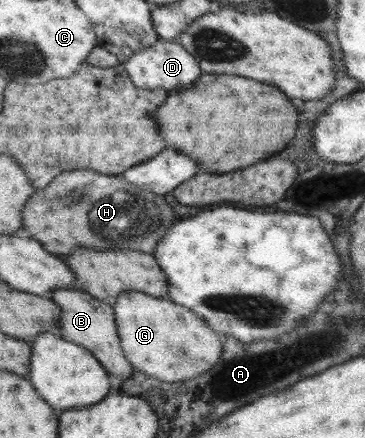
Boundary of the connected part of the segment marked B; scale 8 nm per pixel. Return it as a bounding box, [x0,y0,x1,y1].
[49,288,133,382]

